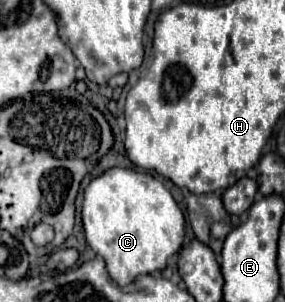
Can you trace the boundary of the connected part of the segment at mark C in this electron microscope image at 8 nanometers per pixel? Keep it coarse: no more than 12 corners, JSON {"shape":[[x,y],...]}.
{"shape":[[107,168],[83,228],[115,282],[167,266],[185,218],[151,174]]}

